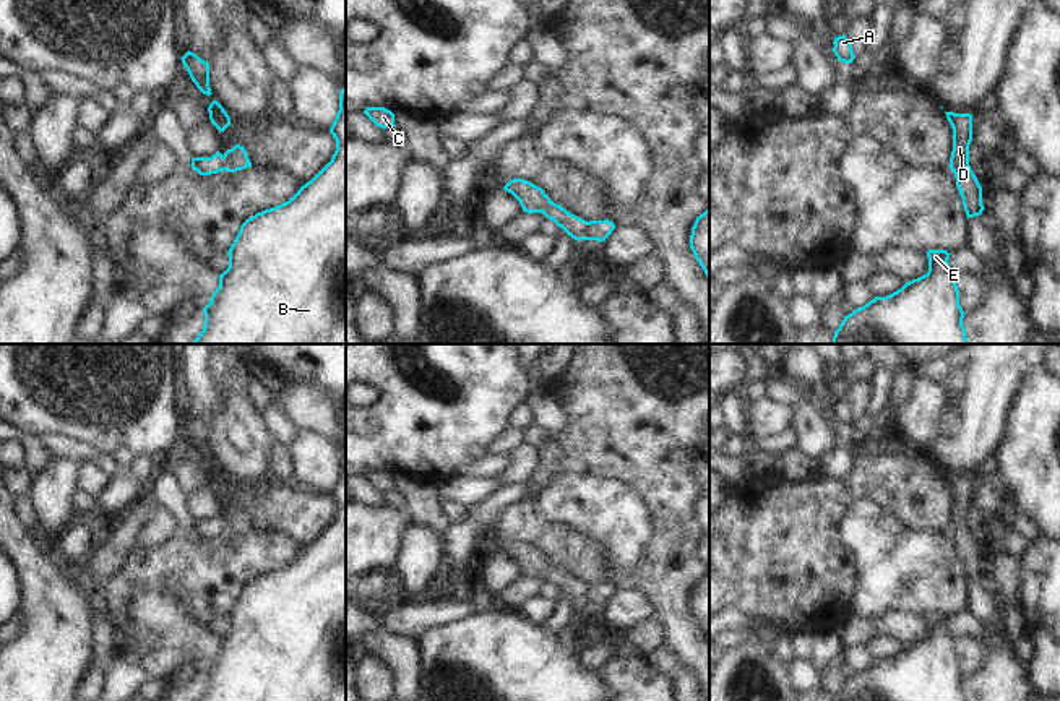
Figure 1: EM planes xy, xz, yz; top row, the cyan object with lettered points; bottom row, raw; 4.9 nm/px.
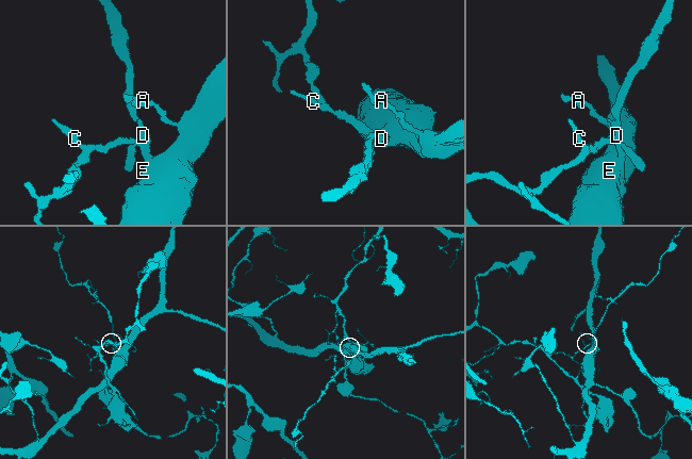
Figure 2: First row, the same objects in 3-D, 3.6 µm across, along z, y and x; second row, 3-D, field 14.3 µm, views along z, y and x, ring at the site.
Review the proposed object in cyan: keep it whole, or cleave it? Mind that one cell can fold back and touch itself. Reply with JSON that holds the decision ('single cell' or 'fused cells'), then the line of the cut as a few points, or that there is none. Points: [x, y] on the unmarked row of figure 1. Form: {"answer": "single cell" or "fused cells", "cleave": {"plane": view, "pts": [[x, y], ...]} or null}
{"answer": "fused cells", "cleave": {"plane": "xz", "pts": [[588, 586], [581, 602]]}}

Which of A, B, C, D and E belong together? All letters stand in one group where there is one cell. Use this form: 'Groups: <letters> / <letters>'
Groups: A B D E / C.

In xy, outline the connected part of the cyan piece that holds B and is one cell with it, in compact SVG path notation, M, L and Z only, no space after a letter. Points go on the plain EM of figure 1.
M346 448L339 456L339 474L330 492L336 503L331 524L286 566L248 581L231 609L229 631L219 638L219 651L203 672L205 690L198 701L346 701Z

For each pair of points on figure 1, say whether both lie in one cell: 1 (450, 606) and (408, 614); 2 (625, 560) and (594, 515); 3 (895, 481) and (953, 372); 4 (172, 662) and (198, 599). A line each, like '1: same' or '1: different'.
1: same
2: same
3: different
4: different

